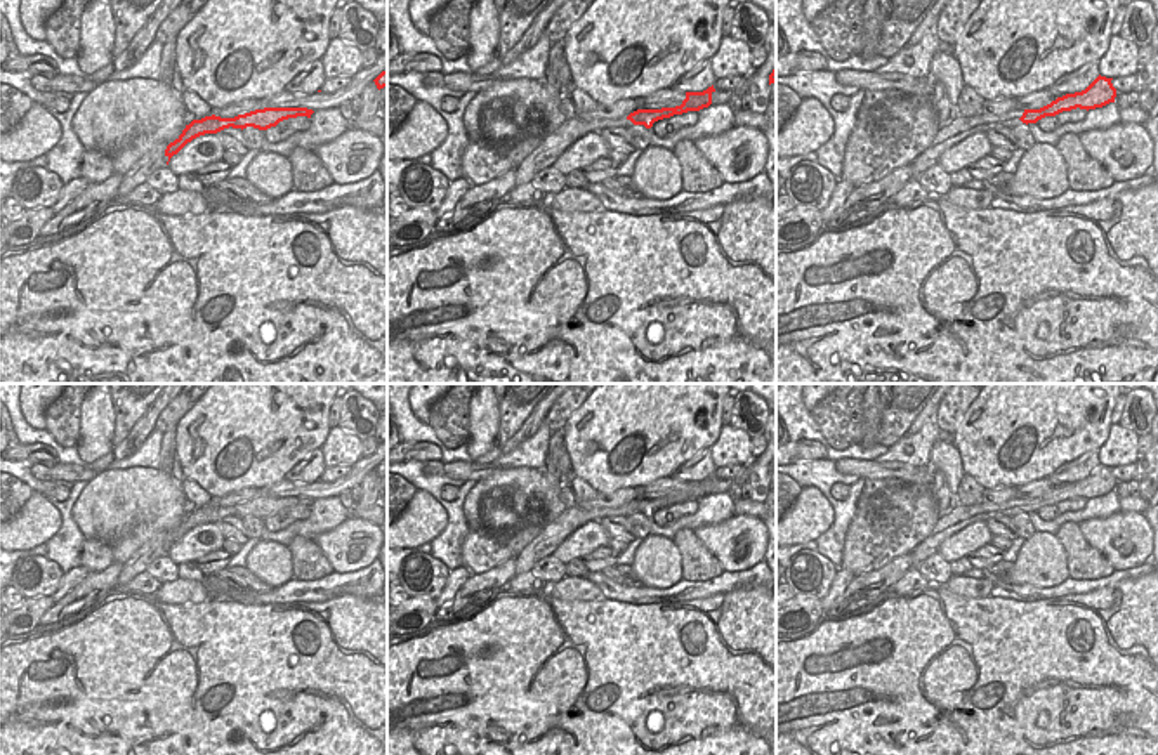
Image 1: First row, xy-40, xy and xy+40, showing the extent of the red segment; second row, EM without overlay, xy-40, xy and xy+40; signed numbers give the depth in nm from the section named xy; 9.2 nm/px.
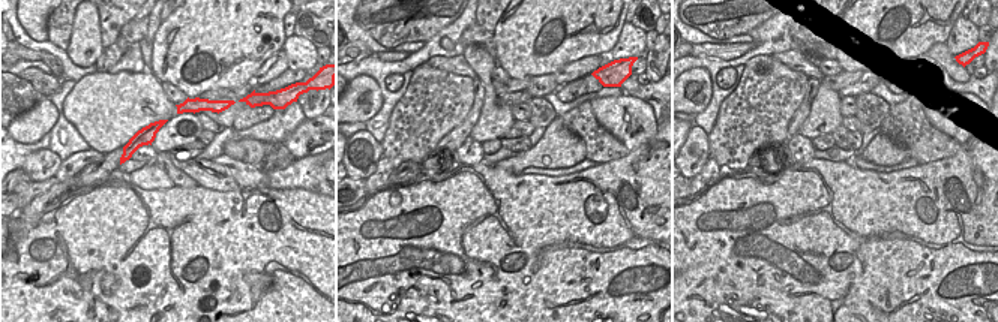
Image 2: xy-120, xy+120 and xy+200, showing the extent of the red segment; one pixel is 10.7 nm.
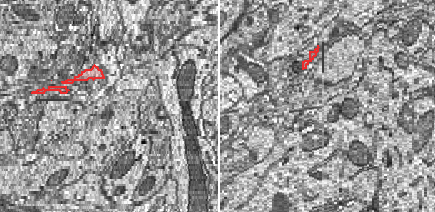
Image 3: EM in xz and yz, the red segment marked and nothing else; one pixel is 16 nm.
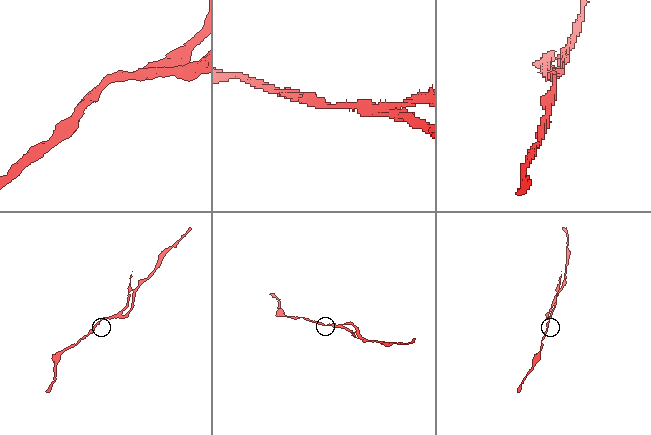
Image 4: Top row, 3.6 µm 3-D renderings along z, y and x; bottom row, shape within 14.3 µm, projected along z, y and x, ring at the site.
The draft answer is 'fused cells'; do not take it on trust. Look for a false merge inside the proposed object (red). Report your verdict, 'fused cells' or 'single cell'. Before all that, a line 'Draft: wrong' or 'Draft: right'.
Draft: right
fused cells

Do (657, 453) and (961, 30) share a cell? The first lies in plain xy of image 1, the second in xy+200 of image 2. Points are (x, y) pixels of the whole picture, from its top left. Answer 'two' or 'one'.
two

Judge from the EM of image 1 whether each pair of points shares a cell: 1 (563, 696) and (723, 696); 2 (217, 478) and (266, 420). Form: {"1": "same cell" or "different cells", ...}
{"1": "same cell", "2": "same cell"}

